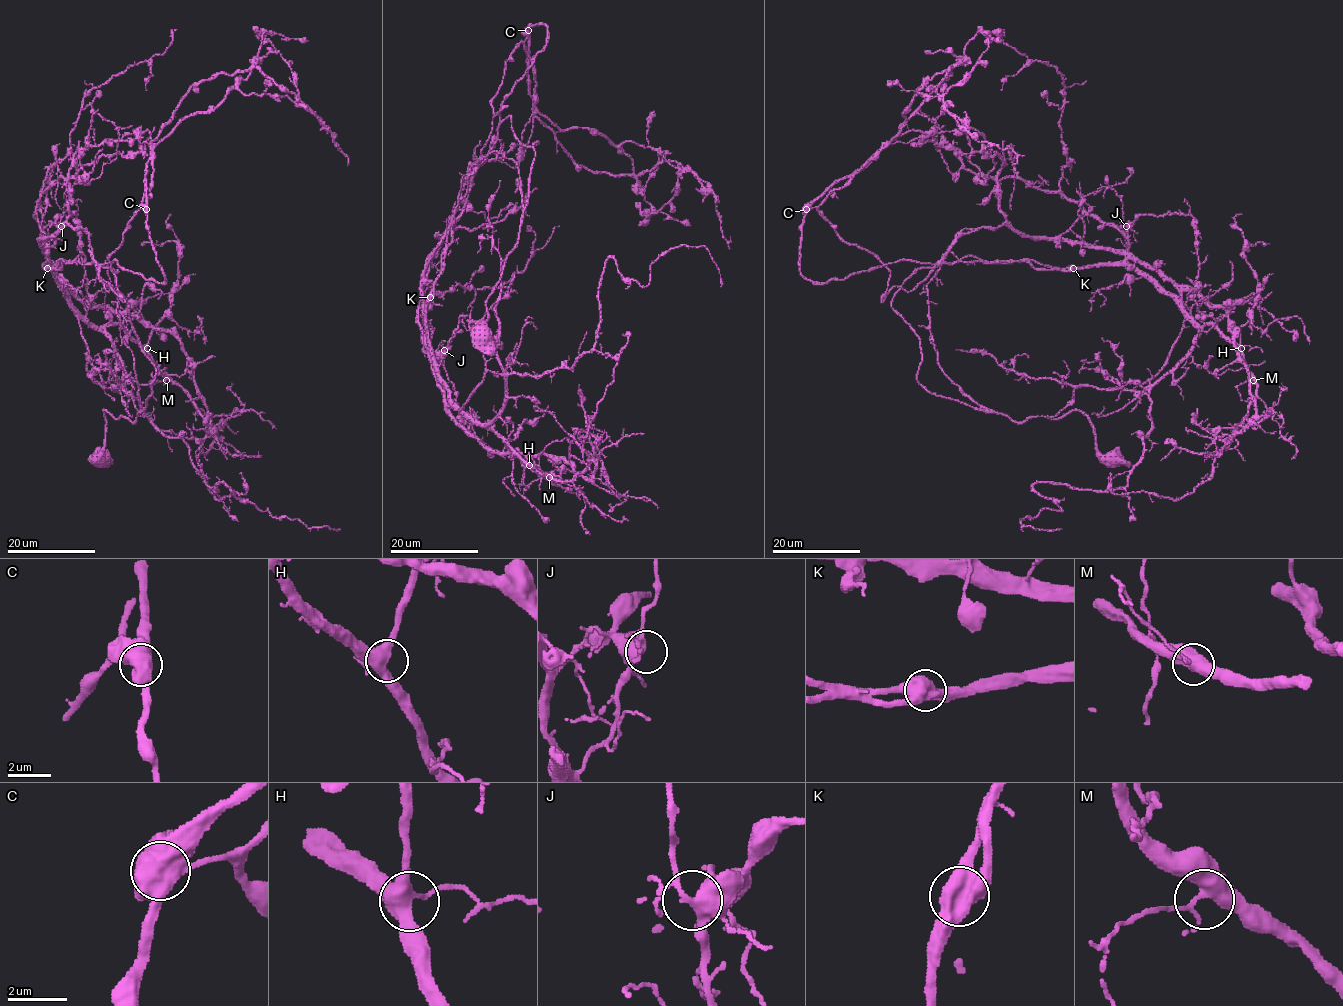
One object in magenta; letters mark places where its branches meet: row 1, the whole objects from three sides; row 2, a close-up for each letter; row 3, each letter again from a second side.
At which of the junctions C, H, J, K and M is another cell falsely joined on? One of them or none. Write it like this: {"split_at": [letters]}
{"split_at": ["C"]}

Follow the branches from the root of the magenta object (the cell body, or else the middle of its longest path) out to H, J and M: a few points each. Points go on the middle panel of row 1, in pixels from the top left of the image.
H: (484, 337), (522, 214), (517, 163), (496, 151), (458, 201), (426, 332), (451, 399), (529, 465)
J: (484, 337), (486, 299), (522, 214), (517, 163), (496, 151), (468, 176), (426, 306), (430, 350), (444, 350)
M: (484, 337), (522, 214), (517, 163), (496, 151), (458, 201), (426, 332), (451, 399), (549, 477)

